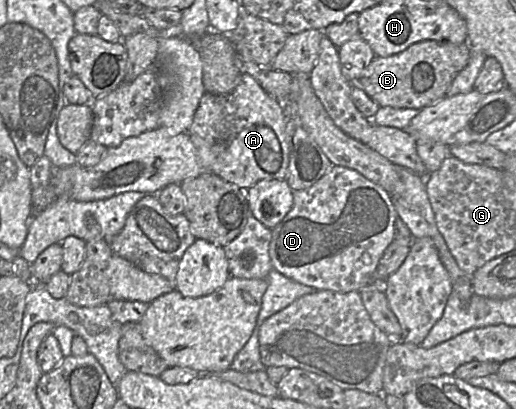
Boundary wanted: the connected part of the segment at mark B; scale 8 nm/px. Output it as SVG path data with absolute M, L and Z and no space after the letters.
M422 40L402 52L375 57L357 80L366 94L380 107L423 109L447 96L449 87L471 57L467 43Z

